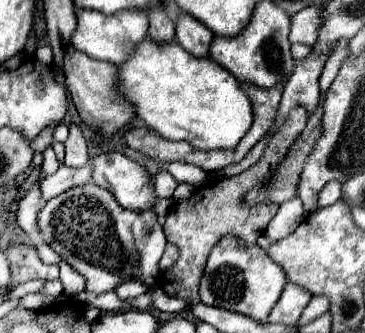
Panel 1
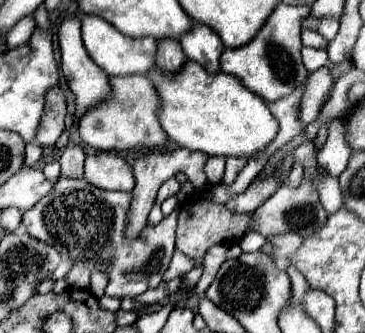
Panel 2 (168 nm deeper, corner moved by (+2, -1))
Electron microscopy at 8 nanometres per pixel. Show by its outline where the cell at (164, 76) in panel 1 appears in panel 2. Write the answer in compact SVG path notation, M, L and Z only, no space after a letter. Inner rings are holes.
M186 59L182 69L174 75L162 73L162 69L150 69L148 79L152 81L158 97L160 97L160 107L158 107L158 121L162 129L168 133L168 139L178 143L180 147L186 147L190 151L202 151L206 155L224 155L224 157L246 157L250 159L258 151L262 151L278 133L278 121L272 117L268 111L268 105L248 91L238 77L228 75L228 73L206 73L198 63Z

